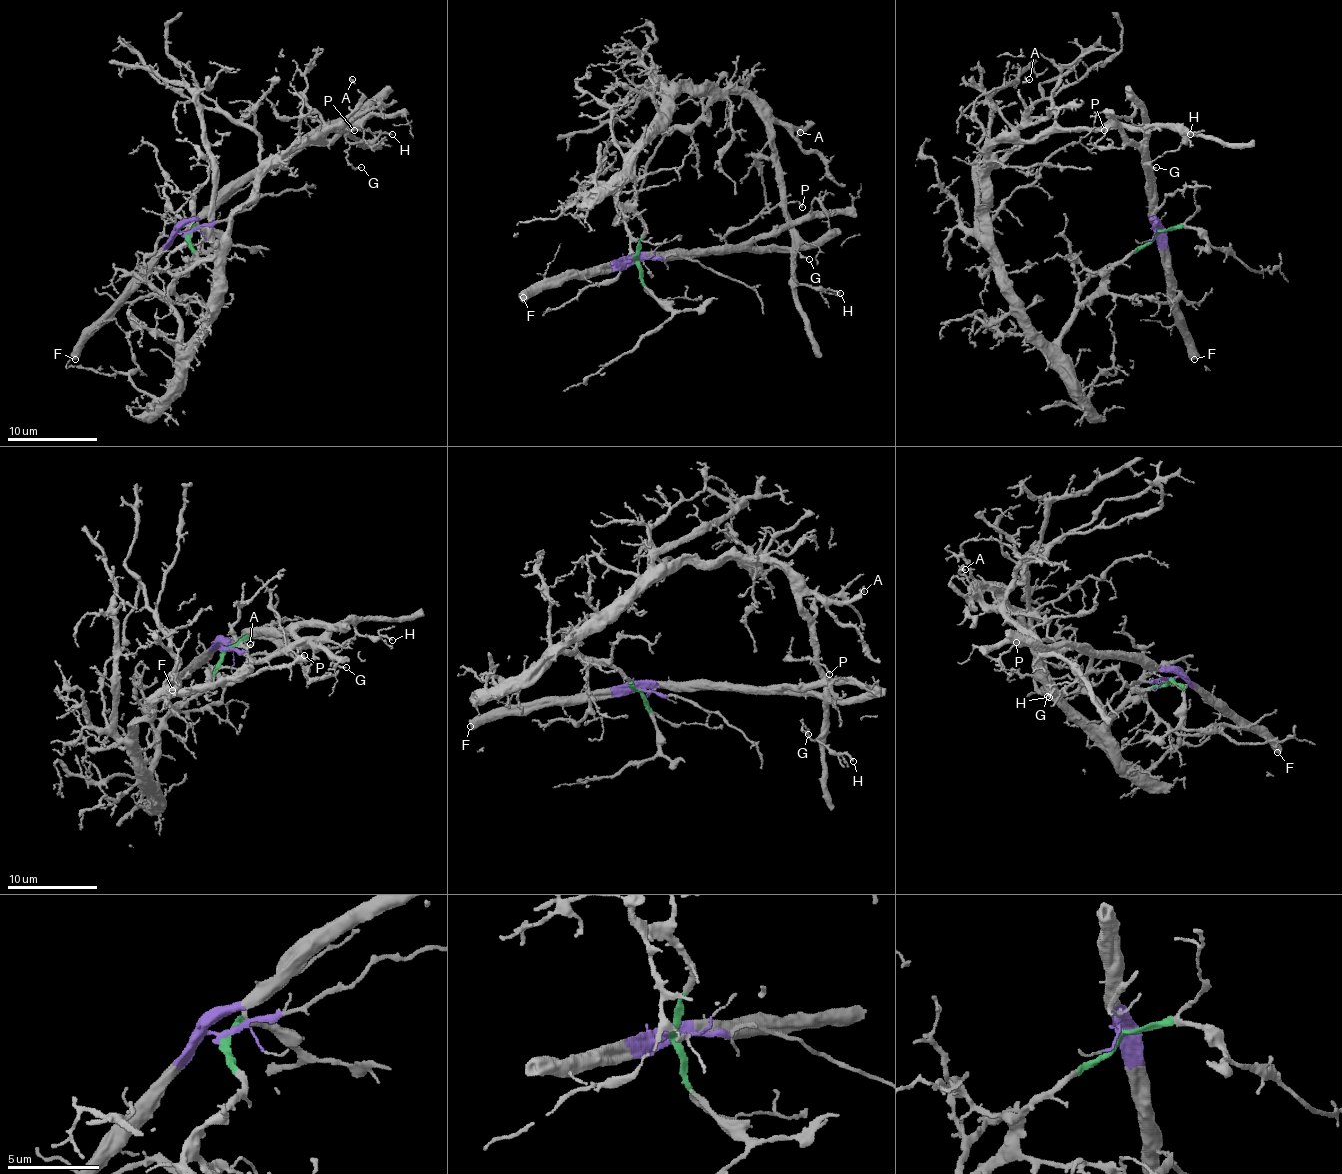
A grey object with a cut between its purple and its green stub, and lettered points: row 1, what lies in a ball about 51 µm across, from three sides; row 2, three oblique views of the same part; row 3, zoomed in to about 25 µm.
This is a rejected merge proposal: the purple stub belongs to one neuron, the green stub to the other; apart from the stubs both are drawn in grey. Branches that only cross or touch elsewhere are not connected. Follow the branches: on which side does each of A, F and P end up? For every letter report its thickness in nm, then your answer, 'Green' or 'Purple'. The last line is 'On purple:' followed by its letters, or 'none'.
A: Thickness 190 nm. Green
F: Thickness 550 nm. Purple
P: Thickness 160 nm. Green
On purple: F

